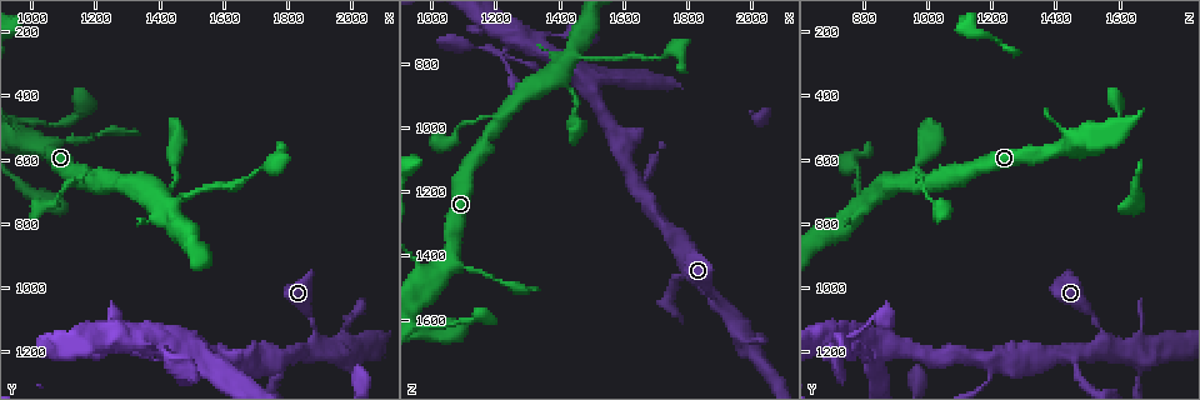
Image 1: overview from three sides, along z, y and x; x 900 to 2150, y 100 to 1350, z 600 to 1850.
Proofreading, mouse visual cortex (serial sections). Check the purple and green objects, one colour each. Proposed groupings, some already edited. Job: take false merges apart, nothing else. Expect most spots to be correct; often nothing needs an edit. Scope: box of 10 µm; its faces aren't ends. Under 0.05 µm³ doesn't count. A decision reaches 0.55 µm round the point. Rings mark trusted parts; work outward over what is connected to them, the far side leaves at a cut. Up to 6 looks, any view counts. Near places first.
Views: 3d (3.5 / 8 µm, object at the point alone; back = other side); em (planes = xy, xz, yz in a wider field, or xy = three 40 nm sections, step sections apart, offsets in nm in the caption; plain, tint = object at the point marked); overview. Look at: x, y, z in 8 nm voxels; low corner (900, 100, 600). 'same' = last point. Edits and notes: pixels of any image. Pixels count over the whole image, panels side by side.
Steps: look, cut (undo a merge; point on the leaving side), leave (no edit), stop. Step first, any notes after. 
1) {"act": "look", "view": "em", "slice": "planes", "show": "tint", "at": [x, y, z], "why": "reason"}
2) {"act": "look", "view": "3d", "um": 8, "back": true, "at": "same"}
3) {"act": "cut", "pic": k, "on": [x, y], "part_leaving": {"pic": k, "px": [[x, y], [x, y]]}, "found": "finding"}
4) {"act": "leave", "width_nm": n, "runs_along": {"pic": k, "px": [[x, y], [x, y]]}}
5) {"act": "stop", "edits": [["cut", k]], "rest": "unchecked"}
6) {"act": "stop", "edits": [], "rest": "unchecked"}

{"act": "look", "view": "3d", "um": 8, "at": [1990, 1220, 1660], "why": "small branch off a trunk"}

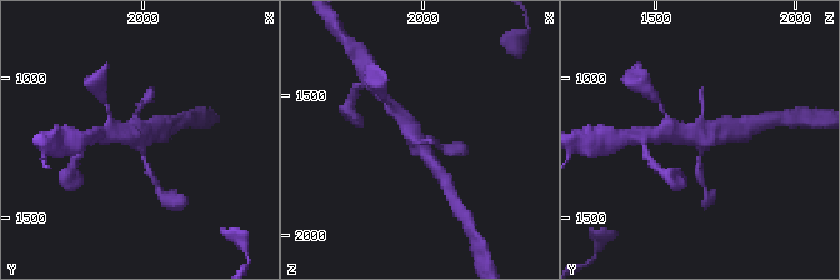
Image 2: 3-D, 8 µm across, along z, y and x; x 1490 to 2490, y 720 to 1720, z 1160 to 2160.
{"act": "look", "view": "3d", "um": 3.5, "at": "same"}

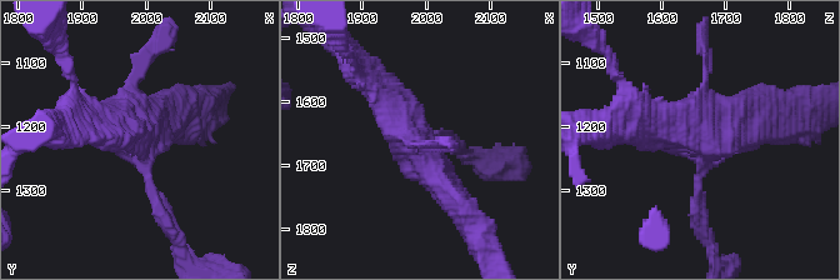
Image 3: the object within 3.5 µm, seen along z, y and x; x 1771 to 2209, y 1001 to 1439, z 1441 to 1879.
{"act": "look", "view": "em", "slice": "xy", "step": 3, "show": "tint", "at": [1990, 1225, 1660], "why": "need the tissue"}

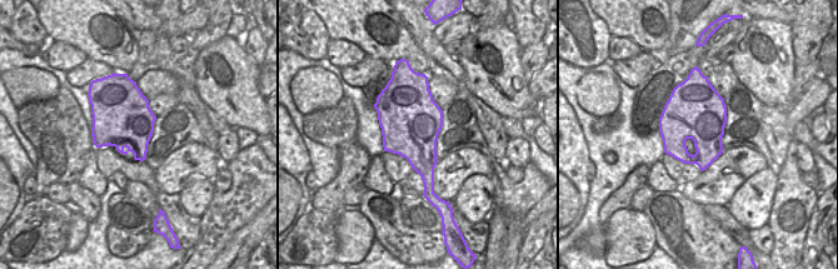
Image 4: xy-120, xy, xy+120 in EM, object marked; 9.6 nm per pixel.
{"act": "leave", "runs_along": {"pic": 3, "px": [[358, 78], [384, 96], [454, 199]]}, "found": "all the same cell"}

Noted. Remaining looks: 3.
{"act": "look", "view": "3d", "um": 3.5, "at": [1240, 1160, 750], "why": "thin arm on a thick one"}

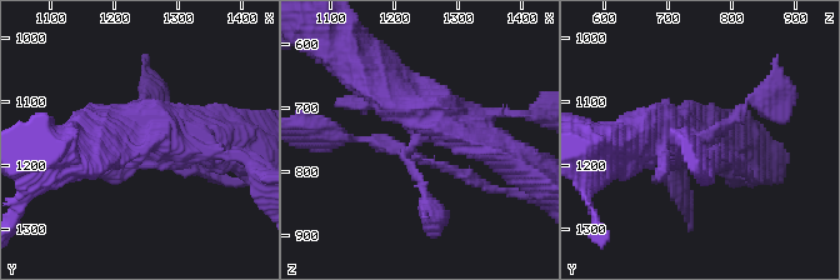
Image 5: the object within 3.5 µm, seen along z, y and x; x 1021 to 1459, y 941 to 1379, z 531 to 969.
{"act": "look", "view": "em", "slice": "xy", "step": 3, "show": "tint", "at": [1235, 1155, 745]}

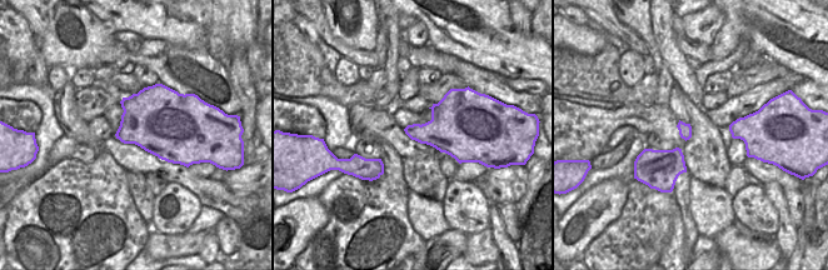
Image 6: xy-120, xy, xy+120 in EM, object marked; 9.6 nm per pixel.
{"act": "look", "view": "em", "slice": "xy", "step": 2, "show": "tint", "at": "same"}

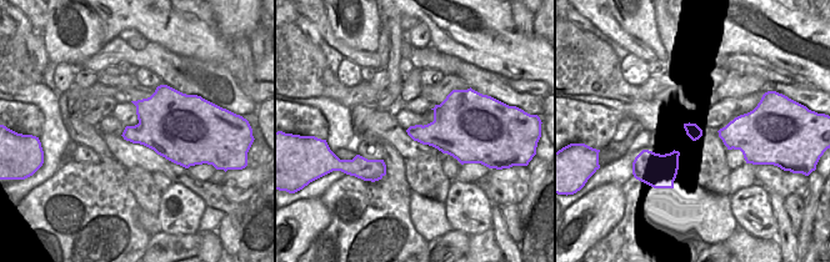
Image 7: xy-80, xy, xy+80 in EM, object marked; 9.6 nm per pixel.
{"act": "leave", "runs_along": {"pic": 5, "px": [[511, 160], [361, 70]]}, "found": "continuous, no second cell"}

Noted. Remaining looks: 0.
{"act": "stop", "edits": [], "rest": "unchecked"}

